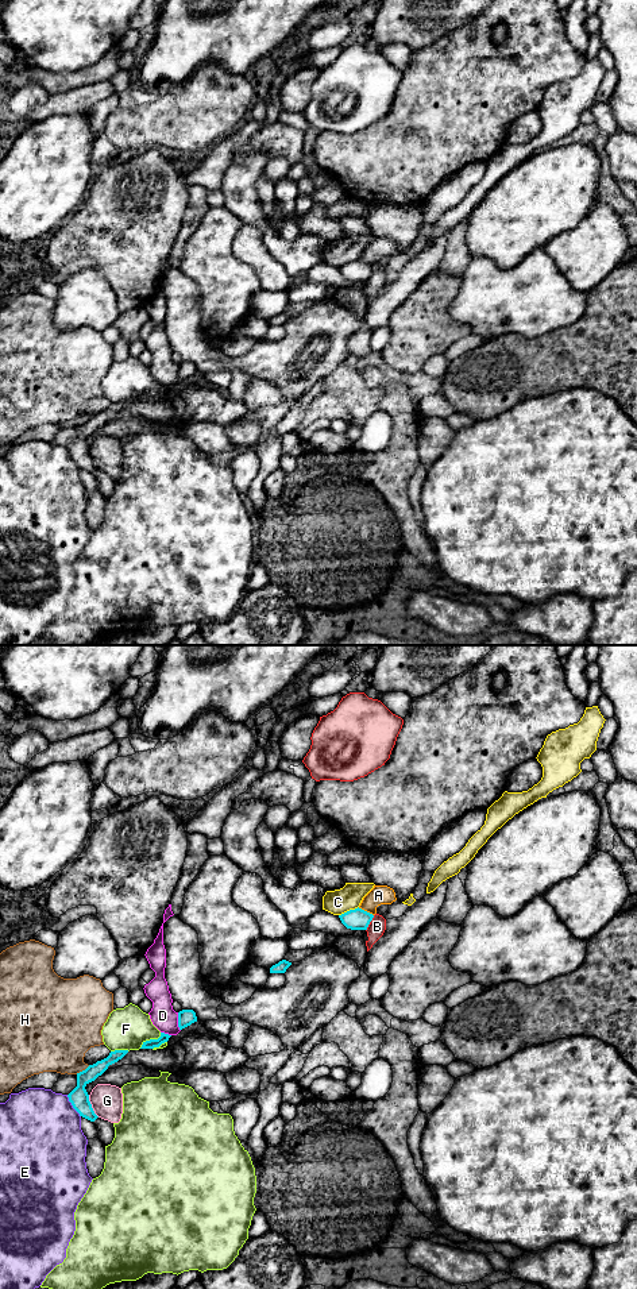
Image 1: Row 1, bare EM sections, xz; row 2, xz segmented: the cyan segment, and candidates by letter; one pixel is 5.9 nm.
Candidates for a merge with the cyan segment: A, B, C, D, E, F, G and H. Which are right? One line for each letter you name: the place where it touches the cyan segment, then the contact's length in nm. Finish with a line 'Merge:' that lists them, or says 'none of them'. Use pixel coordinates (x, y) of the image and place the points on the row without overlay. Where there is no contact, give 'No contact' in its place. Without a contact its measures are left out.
Merge: none of them

